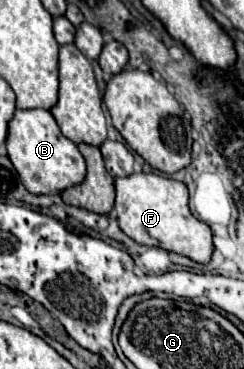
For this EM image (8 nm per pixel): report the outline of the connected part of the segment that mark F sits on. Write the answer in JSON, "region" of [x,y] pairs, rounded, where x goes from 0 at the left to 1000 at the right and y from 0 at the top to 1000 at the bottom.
{"region":[[[541,472],[475,482],[475,564],[467,585],[516,640],[590,667],[648,667],[689,683],[746,688],[811,715],[852,715],[877,683],[869,623],[803,596],[770,564],[770,509],[754,493],[656,472]]]}

